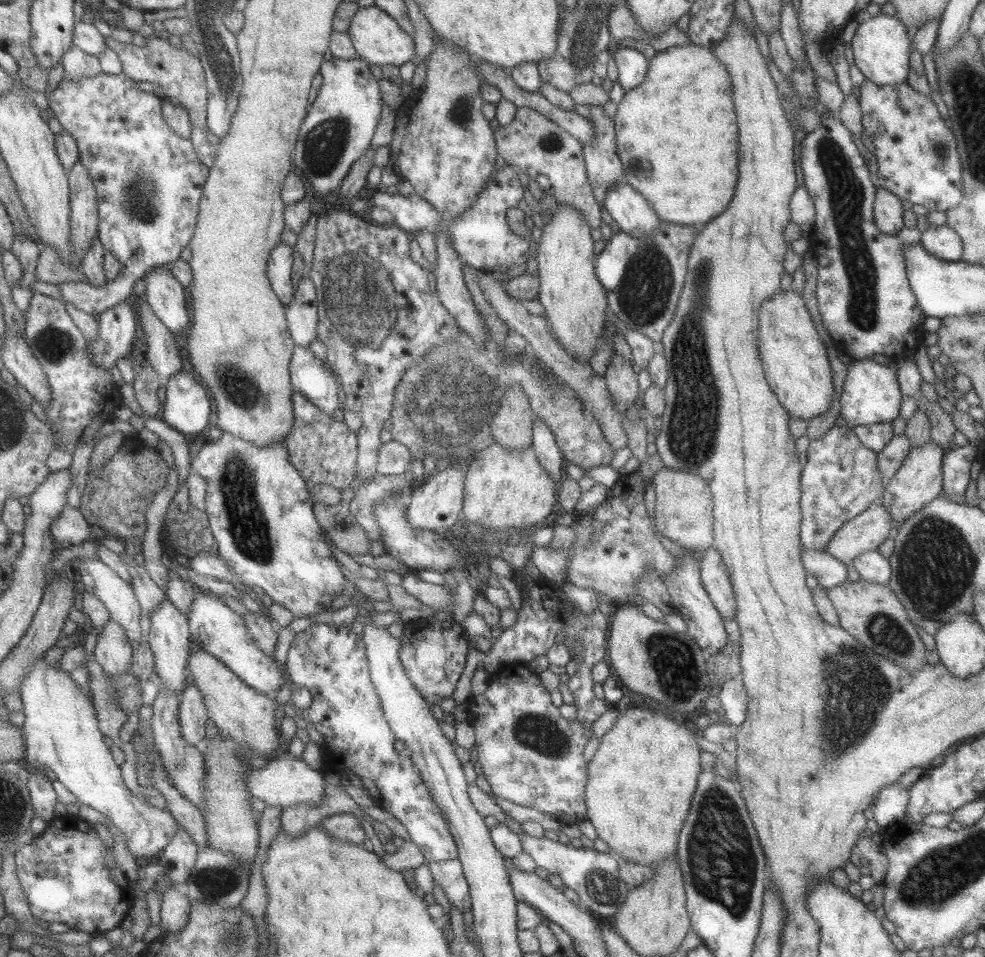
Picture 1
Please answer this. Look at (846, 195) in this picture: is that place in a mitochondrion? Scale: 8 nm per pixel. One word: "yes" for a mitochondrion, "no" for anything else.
yes

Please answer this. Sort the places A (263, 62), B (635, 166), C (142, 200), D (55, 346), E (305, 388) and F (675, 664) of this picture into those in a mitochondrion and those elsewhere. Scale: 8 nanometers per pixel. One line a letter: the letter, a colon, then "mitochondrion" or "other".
A: other
B: other
C: mitochondrion
D: mitochondrion
E: other
F: mitochondrion

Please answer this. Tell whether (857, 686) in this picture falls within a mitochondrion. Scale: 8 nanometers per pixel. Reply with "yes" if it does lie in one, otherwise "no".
yes

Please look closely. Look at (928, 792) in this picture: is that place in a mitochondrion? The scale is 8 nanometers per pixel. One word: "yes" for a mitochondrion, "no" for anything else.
no

